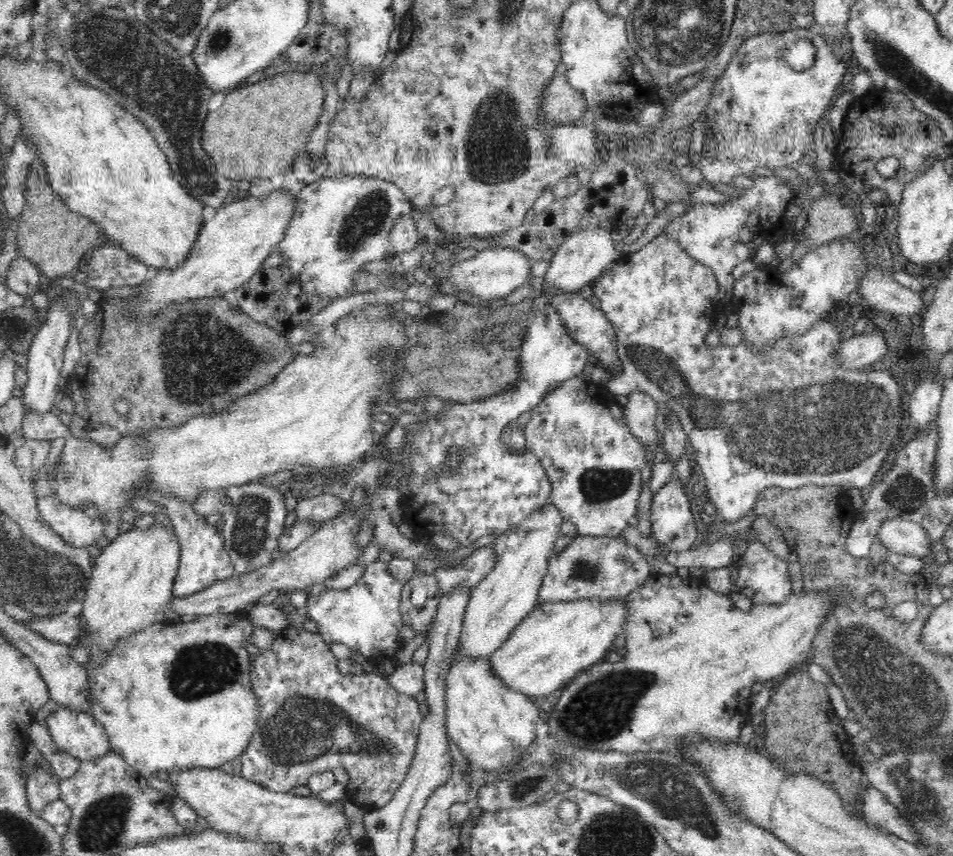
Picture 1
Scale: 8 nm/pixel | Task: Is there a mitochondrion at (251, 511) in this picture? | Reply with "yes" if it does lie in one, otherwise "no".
yes

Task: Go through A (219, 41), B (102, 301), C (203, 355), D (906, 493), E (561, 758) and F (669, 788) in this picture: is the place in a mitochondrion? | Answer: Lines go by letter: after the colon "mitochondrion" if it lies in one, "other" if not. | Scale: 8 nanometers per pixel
A: mitochondrion
B: other
C: mitochondrion
D: mitochondrion
E: mitochondrion
F: mitochondrion

